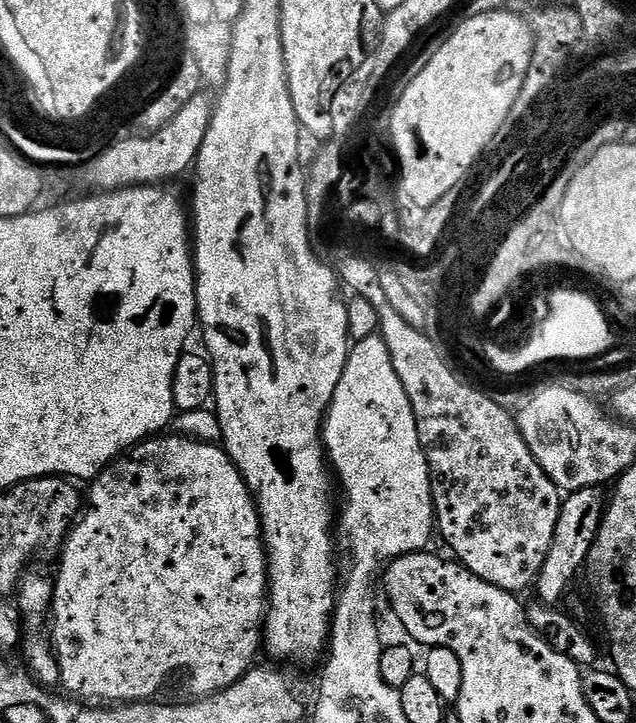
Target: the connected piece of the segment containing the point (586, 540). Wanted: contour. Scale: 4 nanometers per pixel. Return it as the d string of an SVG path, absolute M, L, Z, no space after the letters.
M583 488L577 492L569 492L563 497L560 513L558 514L558 530L554 530L554 542L550 542L550 550L546 554L546 562L542 566L539 576L534 585L535 599L541 604L549 606L559 605L560 599L568 592L568 587L576 580L576 575L581 575L582 569L588 563L588 552L592 543L596 541L596 535L600 529L600 522L606 511L606 496L600 488Z

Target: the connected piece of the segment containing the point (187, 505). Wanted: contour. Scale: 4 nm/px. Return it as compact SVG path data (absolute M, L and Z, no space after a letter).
M160 434L137 444L127 454L117 456L91 481L92 493L89 496L87 493L87 507L72 525L59 553L60 573L57 571L54 576L56 592L52 595L50 609L52 643L60 663L63 691L84 702L95 702L100 706L152 702L175 672L188 672L188 680L197 697L215 696L223 688L234 686L247 676L257 663L256 655L262 652L262 629L268 607L268 552L252 491L220 444L203 444L188 436L168 435Z

